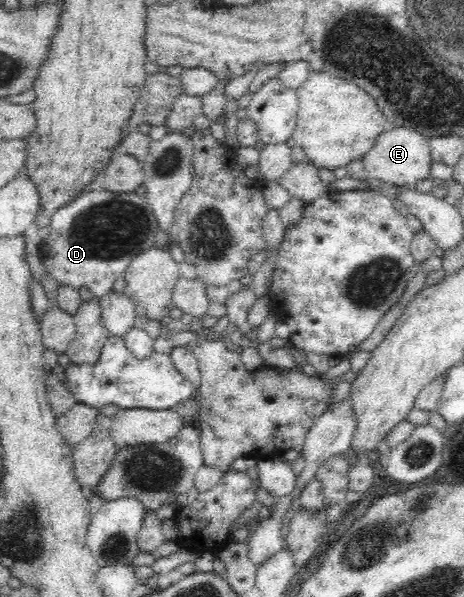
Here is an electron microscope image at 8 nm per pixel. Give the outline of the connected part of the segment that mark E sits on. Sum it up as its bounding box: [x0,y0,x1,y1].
[362,126,431,187]

